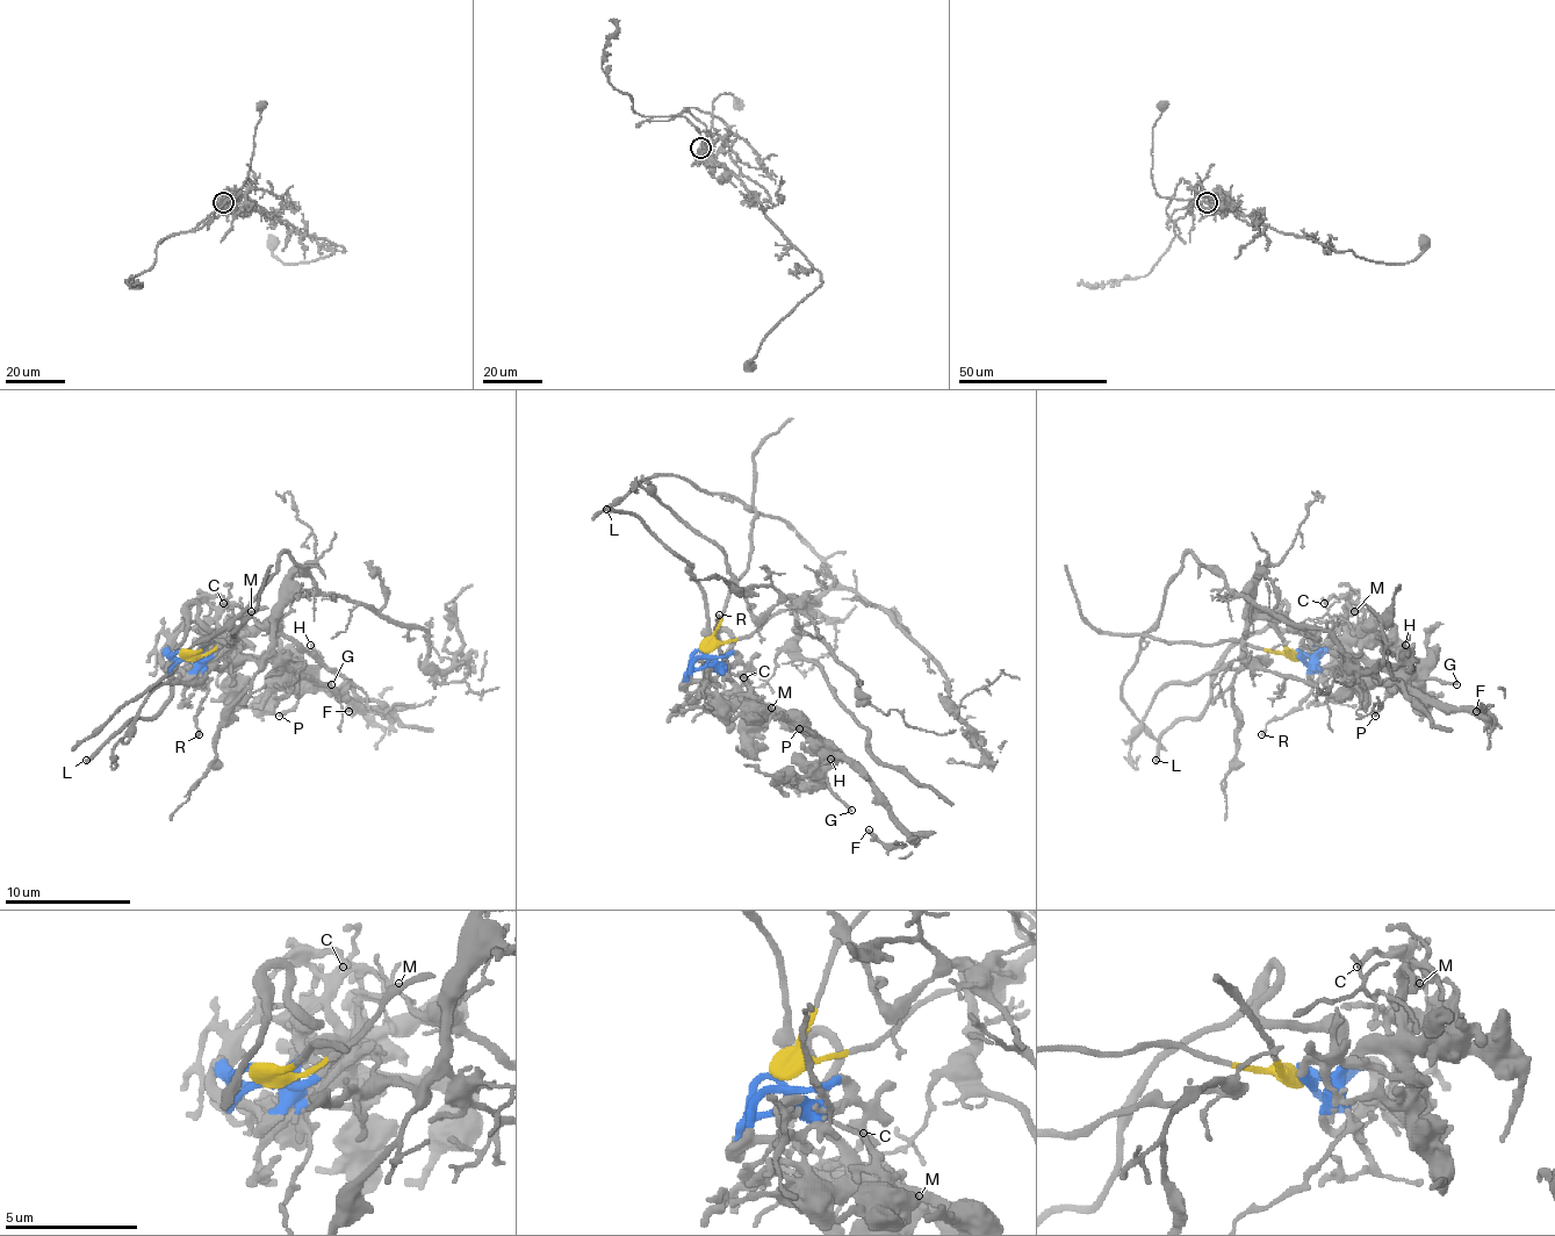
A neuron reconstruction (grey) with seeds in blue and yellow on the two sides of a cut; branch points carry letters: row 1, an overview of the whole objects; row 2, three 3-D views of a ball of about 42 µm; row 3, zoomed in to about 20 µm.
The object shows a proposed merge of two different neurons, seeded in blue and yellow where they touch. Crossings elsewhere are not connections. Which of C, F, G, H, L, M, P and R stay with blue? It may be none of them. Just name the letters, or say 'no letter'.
C, F, G, H, L, M, P, R

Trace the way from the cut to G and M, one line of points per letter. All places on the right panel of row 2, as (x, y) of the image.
G: (1295, 653), (1320, 666), (1339, 656), (1380, 659), (1403, 675), (1456, 684)
M: (1295, 653), (1314, 656), (1343, 622), (1346, 605), (1355, 612)

